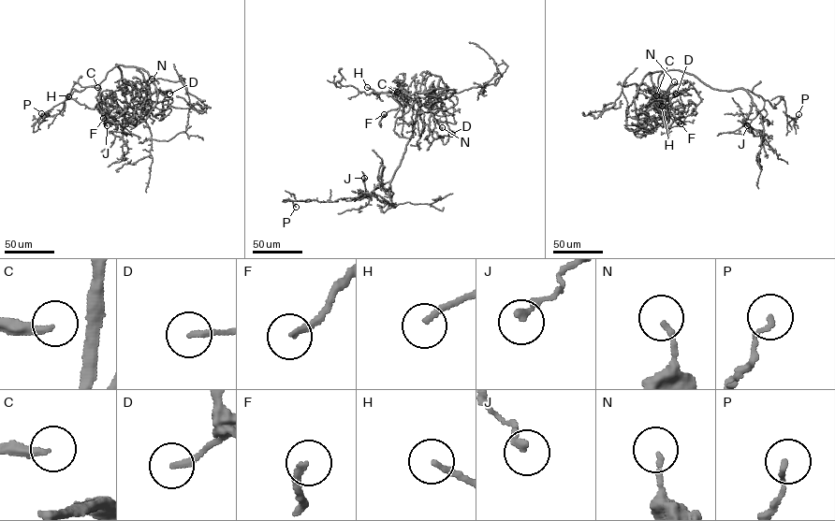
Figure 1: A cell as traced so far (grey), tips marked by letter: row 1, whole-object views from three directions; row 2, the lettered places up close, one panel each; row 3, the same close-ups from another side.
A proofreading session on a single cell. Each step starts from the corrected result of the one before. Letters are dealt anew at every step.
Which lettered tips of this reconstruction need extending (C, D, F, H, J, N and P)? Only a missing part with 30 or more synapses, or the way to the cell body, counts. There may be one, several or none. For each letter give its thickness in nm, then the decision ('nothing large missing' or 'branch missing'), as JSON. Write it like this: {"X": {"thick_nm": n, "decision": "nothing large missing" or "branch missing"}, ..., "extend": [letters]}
{"C": {"thick_nm": 240, "decision": "nothing large missing"}, "D": {"thick_nm": 190, "decision": "nothing large missing"}, "F": {"thick_nm": 200, "decision": "branch missing"}, "H": {"thick_nm": 190, "decision": "branch missing"}, "J": {"thick_nm": 240, "decision": "nothing large missing"}, "N": {"thick_nm": 150, "decision": "nothing large missing"}, "P": {"thick_nm": 160, "decision": "nothing large missing"}, "extend": ["F", "H"]}

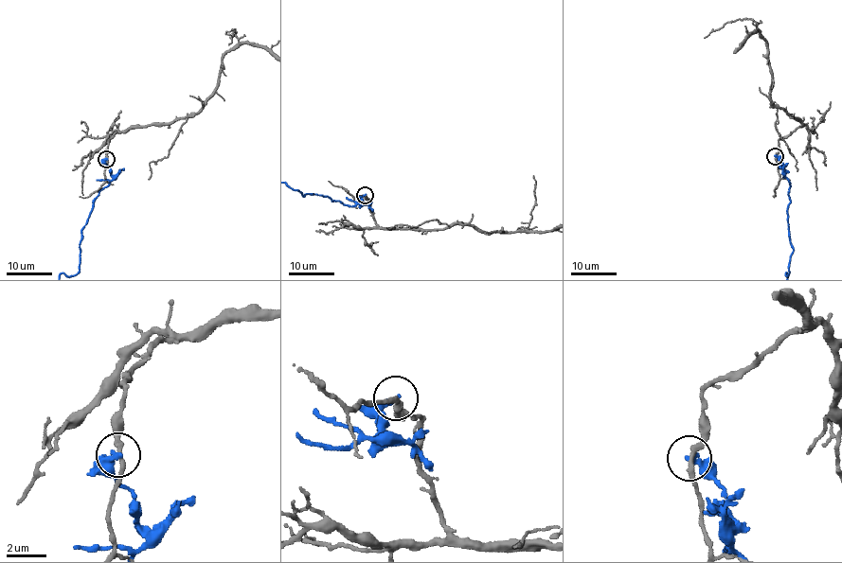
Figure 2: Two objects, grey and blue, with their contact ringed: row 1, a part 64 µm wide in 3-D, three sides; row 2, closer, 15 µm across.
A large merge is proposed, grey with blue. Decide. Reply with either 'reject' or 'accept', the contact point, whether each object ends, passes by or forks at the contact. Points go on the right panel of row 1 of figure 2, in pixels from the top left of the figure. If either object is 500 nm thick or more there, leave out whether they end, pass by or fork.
reject | (775, 156) | grey passes by | blue ends

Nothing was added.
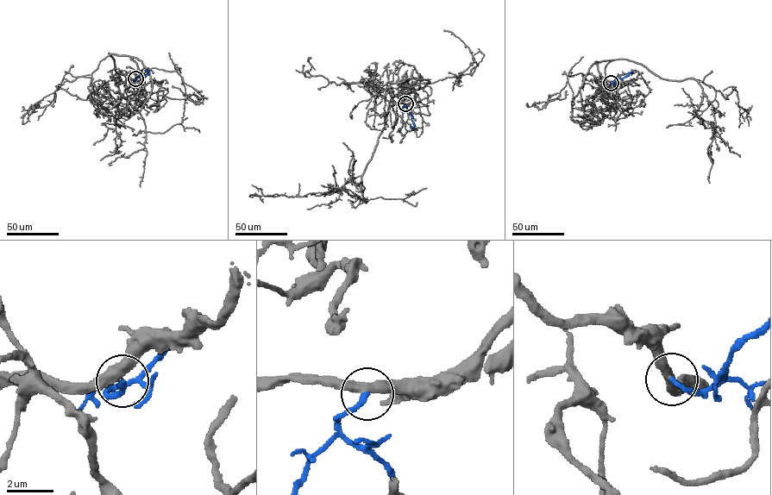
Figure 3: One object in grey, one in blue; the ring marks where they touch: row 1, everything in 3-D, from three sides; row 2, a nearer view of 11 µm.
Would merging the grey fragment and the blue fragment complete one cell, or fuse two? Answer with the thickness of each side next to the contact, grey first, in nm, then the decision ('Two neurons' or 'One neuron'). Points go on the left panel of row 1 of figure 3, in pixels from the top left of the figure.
Thickness 420 nm (grey) against 200 nm. Two neurons

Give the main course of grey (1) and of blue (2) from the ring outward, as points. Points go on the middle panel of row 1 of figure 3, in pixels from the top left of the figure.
1: (405, 103), (417, 93), (411, 88), (401, 89), (390, 102), (359, 185), (366, 203), (403, 199), (426, 188)
2: (405, 103), (415, 126), (410, 128)

